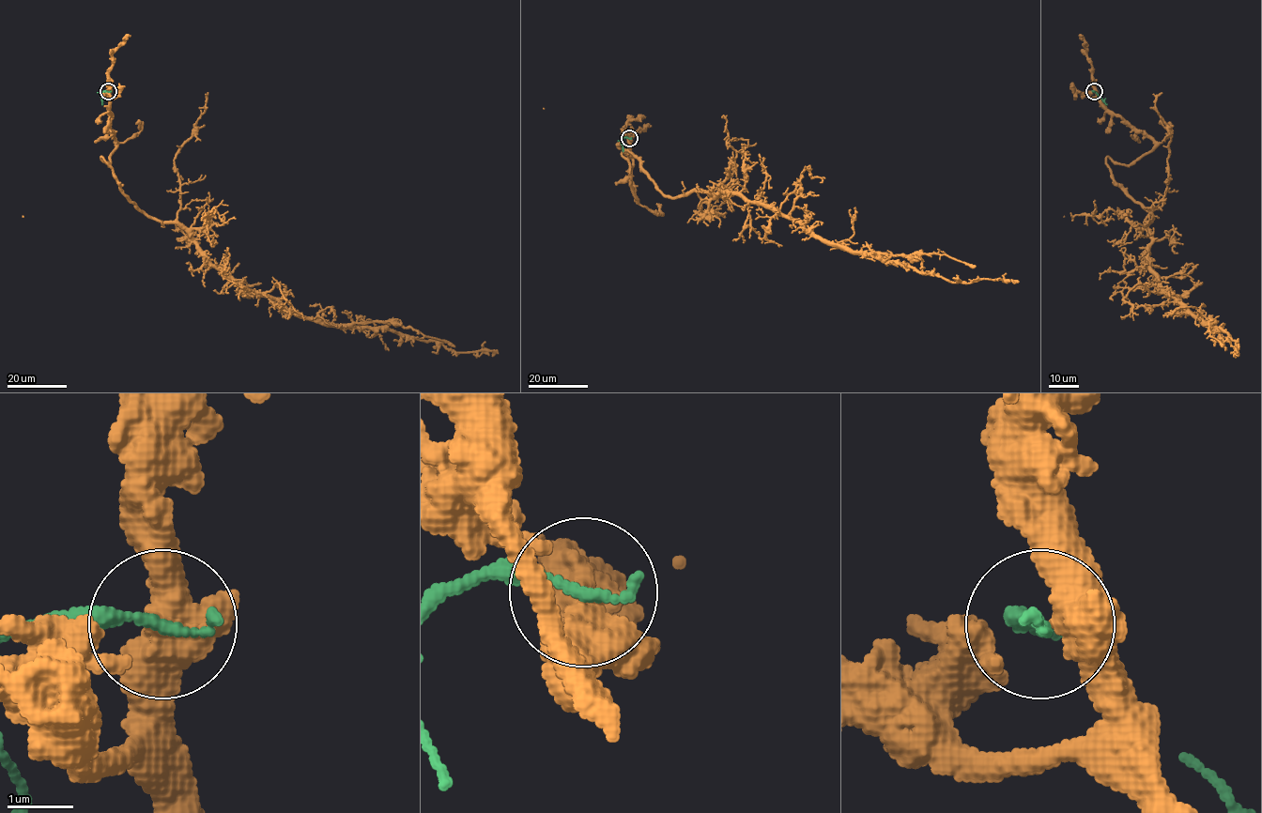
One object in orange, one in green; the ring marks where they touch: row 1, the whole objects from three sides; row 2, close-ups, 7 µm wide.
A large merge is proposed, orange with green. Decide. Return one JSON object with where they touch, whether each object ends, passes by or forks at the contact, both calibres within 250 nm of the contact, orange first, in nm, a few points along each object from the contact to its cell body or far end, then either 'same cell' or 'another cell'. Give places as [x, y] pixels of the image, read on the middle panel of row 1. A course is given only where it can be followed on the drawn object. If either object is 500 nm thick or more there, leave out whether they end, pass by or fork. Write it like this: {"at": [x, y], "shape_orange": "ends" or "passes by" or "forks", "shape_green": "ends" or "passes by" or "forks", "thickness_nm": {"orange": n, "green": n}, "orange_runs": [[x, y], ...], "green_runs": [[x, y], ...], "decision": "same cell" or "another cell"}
{"at": [629, 138], "shape_orange": "forks", "shape_green": "ends", "thickness_nm": {"orange": 440, "green": 200}, "orange_runs": [[628, 138], [636, 199], [622, 151], [670, 197], [700, 190], [738, 193], [854, 252], [952, 282], [1013, 282]], "green_runs": [[628, 138], [622, 140], [623, 151]], "decision": "another cell"}

